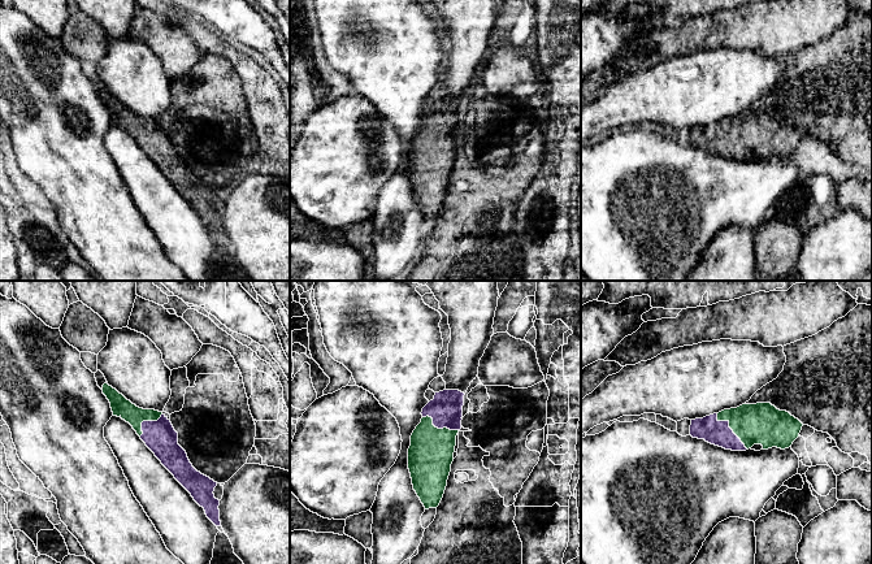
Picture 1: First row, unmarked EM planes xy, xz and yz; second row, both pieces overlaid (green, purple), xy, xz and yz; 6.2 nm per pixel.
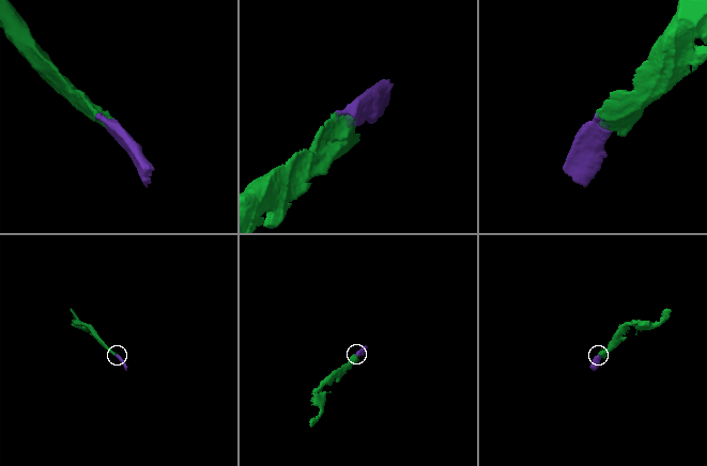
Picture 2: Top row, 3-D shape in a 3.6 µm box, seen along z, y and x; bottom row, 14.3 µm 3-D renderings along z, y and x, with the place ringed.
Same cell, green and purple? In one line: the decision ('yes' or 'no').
yes

